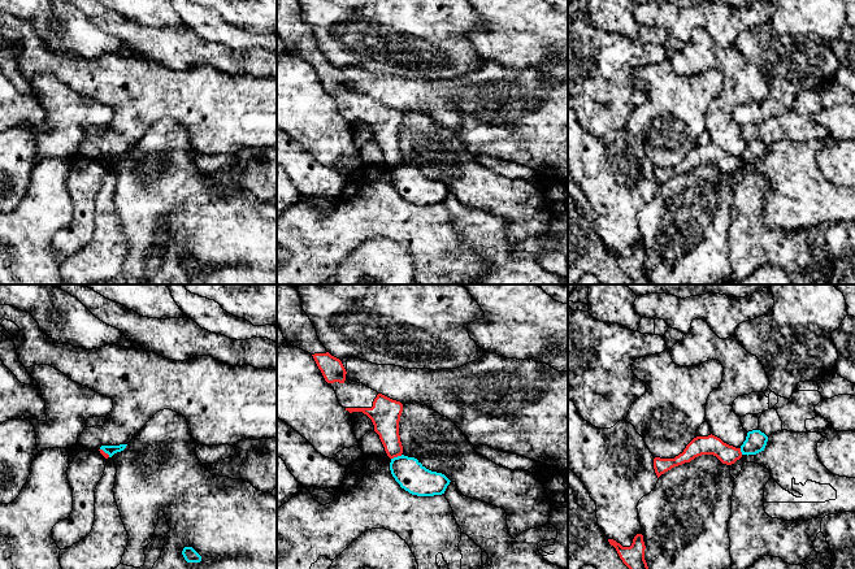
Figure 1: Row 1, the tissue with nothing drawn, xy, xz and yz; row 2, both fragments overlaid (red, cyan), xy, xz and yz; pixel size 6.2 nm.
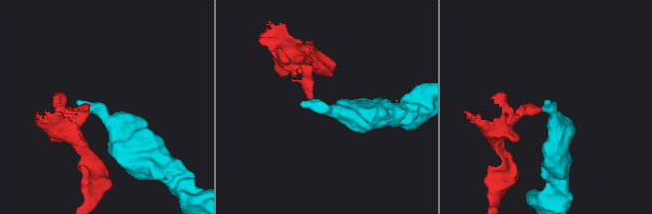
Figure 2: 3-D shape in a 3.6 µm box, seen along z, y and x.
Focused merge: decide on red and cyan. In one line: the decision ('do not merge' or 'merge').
do not merge

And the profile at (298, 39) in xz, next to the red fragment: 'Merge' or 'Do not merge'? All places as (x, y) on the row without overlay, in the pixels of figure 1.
Merge

